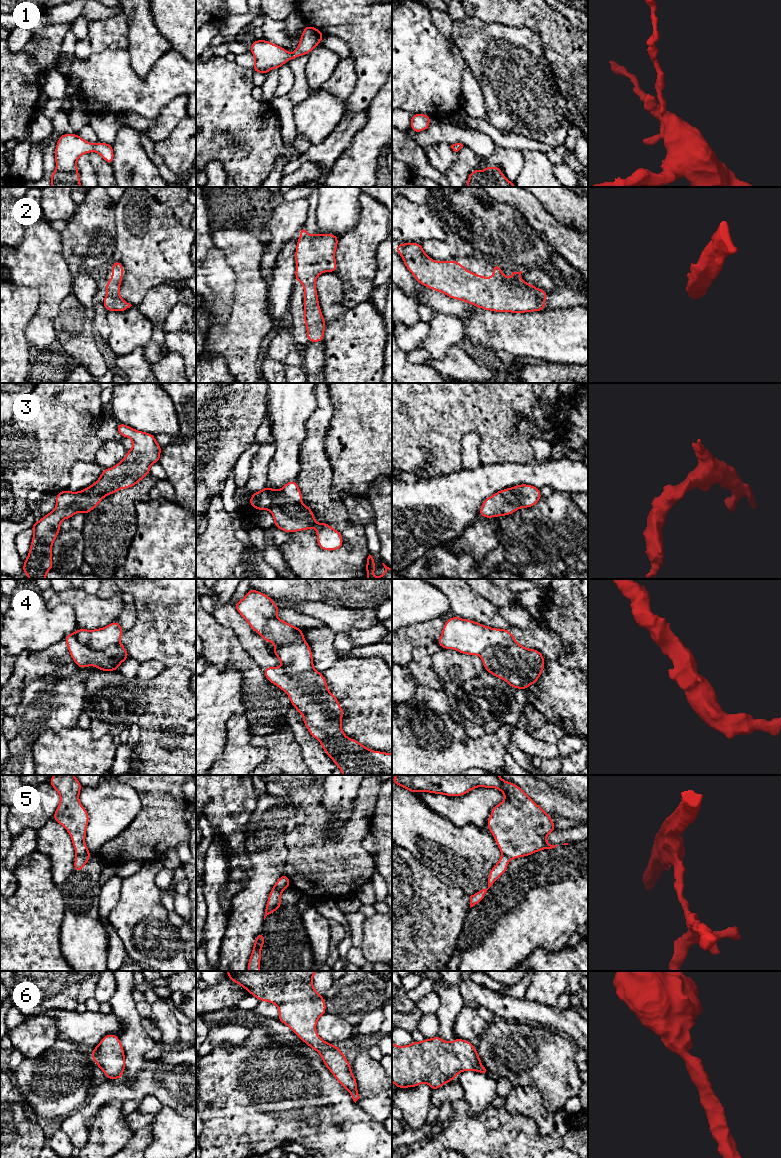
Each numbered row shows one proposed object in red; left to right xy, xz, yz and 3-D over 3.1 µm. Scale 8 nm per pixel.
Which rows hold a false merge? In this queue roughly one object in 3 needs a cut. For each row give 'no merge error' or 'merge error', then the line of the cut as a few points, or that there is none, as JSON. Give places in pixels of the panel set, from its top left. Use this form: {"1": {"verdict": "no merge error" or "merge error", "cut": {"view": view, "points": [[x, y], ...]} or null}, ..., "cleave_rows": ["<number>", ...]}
{"1": {"verdict": "no merge error", "cut": null}, "2": {"verdict": "no merge error", "cut": null}, "3": {"verdict": "no merge error", "cut": null}, "4": {"verdict": "merge error", "cut": {"view": "xy", "points": [[73, 633], [81, 643], [93, 649], [104, 649], [119, 644]]}}, "5": {"verdict": "merge error", "cut": {"view": "xy", "points": [[89, 852], [76, 856]]}}, "6": {"verdict": "no merge error", "cut": null}, "cleave_rows": ["4", "5"]}

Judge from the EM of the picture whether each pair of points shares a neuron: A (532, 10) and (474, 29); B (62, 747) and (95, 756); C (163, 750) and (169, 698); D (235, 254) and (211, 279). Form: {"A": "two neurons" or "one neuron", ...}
{"A": "two neurons", "B": "one neuron", "C": "one neuron", "D": "two neurons"}

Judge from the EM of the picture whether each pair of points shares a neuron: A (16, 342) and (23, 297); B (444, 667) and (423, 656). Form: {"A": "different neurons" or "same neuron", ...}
{"A": "same neuron", "B": "different neurons"}

